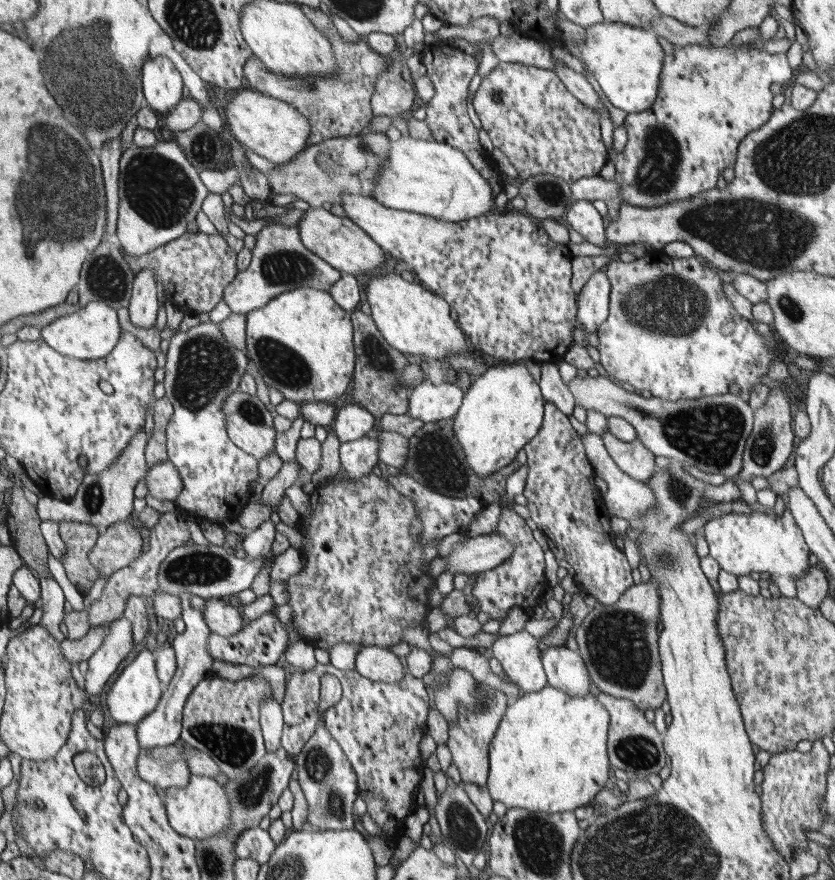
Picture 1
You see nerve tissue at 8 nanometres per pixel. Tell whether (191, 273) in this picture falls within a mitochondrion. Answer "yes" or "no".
no

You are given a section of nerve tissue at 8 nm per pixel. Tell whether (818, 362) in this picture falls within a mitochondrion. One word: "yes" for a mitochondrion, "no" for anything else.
no

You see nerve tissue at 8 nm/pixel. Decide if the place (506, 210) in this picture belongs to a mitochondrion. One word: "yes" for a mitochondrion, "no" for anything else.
no

